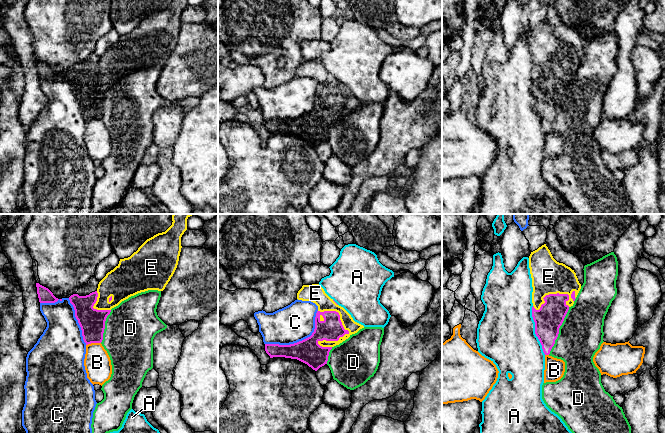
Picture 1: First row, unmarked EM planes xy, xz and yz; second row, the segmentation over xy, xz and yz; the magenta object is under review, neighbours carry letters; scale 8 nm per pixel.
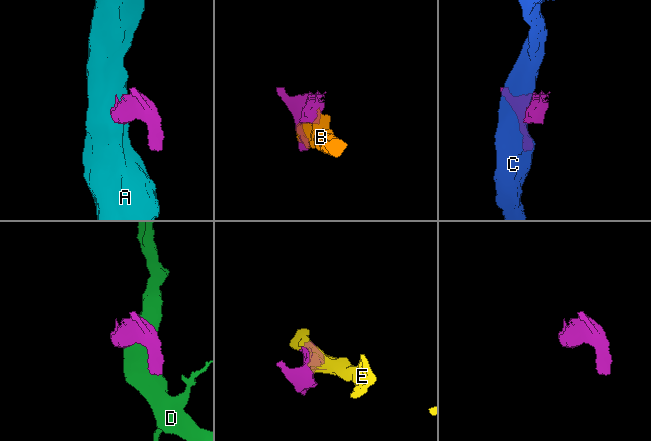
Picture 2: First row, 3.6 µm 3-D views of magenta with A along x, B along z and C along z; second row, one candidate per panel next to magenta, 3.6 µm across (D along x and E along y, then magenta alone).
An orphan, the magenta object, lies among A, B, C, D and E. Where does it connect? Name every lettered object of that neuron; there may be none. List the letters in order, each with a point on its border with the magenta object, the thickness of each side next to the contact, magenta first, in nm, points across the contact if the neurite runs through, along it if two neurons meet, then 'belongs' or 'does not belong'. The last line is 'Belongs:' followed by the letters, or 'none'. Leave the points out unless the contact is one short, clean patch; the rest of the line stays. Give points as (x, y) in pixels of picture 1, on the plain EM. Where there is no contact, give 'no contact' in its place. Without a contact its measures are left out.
A: meets magenta in yz at (535, 106); 220 nm thick on the magenta side, 460 nm on the other; does not belong
B: meets magenta in xy at (93, 118); 200 nm thick on the magenta side, 220 nm on the other; does not belong
C: meets magenta in xz at (300, 117); 200 nm thick on the magenta side, 300 nm on the other; does not belong
D: meets magenta in yz at (558, 107); 220 nm thick on the magenta side, 360 nm on the other; does not belong
E: meets magenta in xz at (346, 109); 190 nm thick on the magenta side, 100 nm on the other; belongs
Belongs: E

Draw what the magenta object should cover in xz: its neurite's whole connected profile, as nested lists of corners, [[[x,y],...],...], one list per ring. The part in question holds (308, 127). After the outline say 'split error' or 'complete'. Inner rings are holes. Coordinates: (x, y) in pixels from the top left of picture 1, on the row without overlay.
[[[319,60],[303,61],[297,75],[311,77],[318,82],[312,111],[290,121],[265,120],[265,127],[273,133],[297,135],[313,146],[327,140],[330,126],[364,104],[333,75]]] | split error

